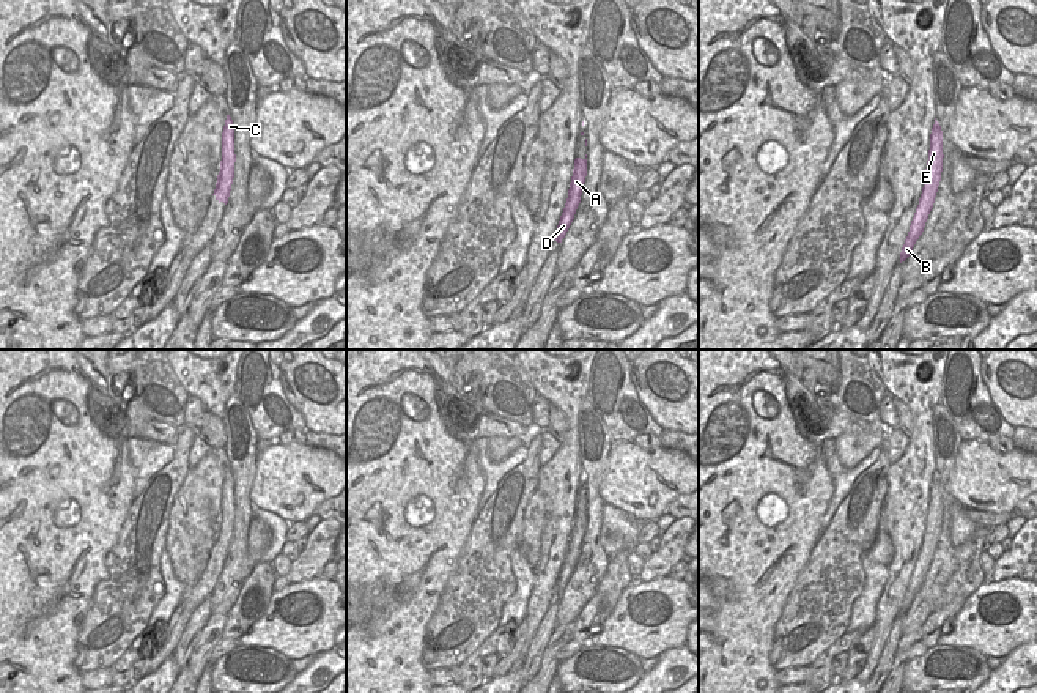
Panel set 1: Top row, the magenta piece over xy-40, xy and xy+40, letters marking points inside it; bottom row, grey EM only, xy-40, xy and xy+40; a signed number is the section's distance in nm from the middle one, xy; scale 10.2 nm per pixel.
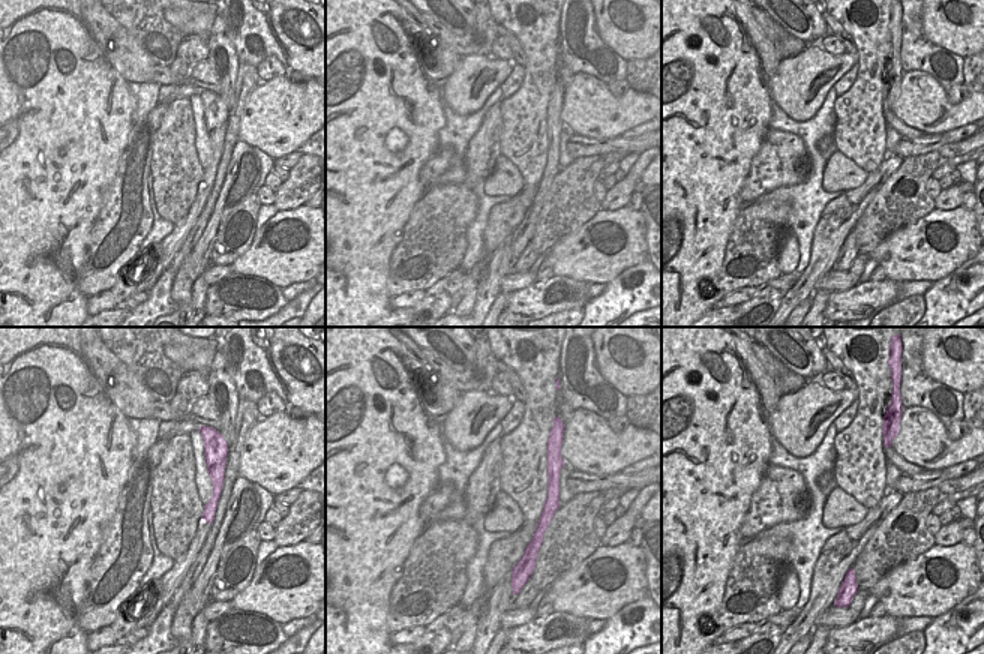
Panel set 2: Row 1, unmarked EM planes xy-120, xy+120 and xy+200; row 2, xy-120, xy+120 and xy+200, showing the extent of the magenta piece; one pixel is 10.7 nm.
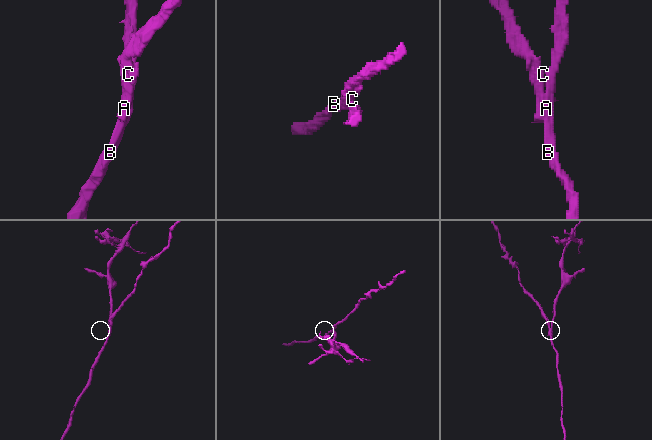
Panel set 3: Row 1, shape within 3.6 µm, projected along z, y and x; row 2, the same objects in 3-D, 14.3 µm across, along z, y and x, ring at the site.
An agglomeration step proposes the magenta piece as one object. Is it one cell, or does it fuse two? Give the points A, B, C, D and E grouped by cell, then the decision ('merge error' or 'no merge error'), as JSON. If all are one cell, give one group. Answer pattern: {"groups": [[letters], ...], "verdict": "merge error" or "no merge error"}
{"groups": [["A", "C"], ["B", "D", "E"]], "verdict": "merge error"}

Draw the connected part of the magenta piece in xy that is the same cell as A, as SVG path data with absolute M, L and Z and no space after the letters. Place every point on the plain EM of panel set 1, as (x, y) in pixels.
M576 510L573 529L571 529L571 536L570 536L570 542L568 542L568 551L565 556L566 564L570 564L570 565L576 565L576 562L581 556L585 529L587 529L587 512Z

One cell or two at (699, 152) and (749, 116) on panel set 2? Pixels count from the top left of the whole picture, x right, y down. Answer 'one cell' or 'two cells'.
one cell

